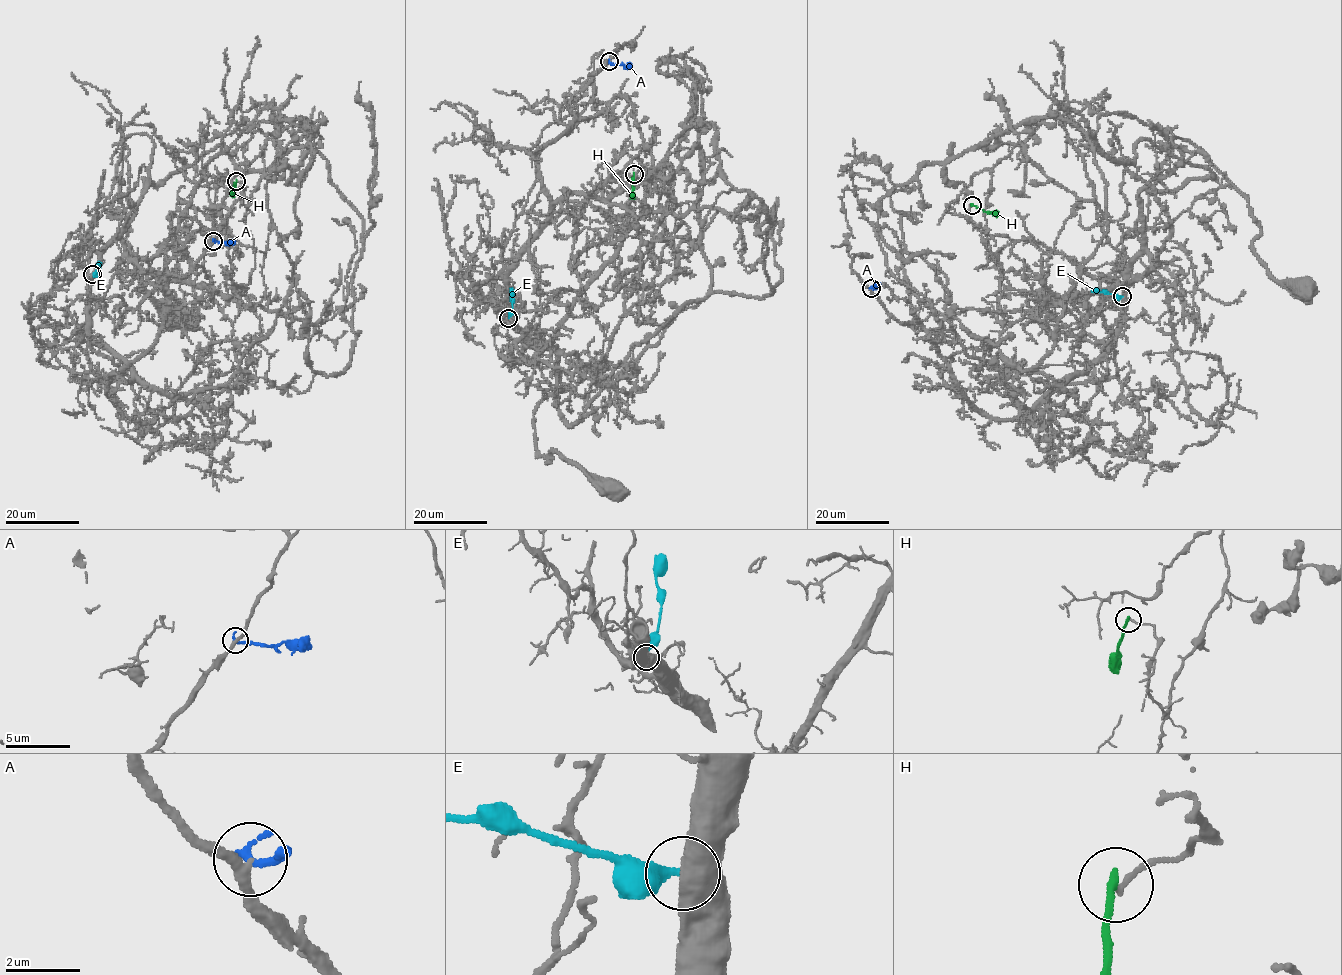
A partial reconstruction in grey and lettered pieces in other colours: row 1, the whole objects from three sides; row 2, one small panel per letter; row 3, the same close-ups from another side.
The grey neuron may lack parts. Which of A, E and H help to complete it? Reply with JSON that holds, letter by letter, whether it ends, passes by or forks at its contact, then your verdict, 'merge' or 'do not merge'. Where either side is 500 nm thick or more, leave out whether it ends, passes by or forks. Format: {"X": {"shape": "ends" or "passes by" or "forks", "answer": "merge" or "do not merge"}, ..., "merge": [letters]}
{"A": {"shape": "ends", "answer": "do not merge"}, "E": {"answer": "do not merge"}, "H": {"shape": "ends", "answer": "do not merge"}, "merge": []}

